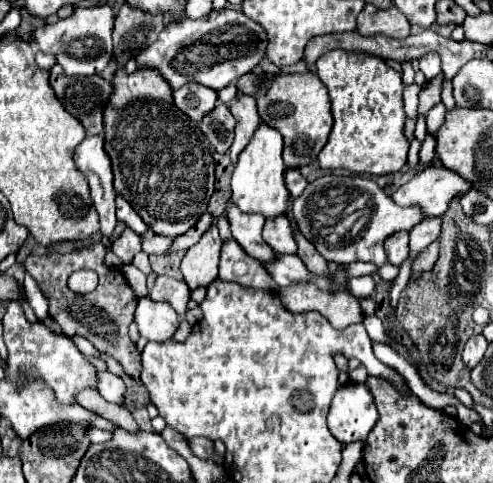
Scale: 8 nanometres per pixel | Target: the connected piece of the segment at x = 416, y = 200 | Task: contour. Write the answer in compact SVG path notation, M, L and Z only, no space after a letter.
M444 166L426 168L410 182L392 192L392 200L398 206L418 206L428 218L446 212L450 198L468 192L472 186L462 176L446 170Z

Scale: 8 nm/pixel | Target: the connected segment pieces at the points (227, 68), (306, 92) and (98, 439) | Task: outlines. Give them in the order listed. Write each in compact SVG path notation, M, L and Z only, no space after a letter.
M224 8L212 10L208 16L198 20L182 20L178 26L166 26L158 40L138 54L138 68L156 70L172 90L184 86L186 82L198 82L212 90L220 90L230 82L242 78L250 70L254 70L266 58L268 36L266 30L250 20L242 10Z
M314 72L280 74L272 80L266 92L256 98L256 104L260 120L284 136L284 164L288 168L312 164L326 146L332 130L330 98L322 80Z
M88 428L88 430L86 430L86 436L89 437L92 443L105 443L111 440L110 431L98 428Z

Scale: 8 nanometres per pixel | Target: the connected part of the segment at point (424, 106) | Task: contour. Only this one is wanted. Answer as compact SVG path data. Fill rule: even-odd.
M438 74L436 78L428 80L428 86L426 86L426 88L420 90L420 106L418 106L418 114L426 114L434 104L440 102L442 80L444 80L444 74Z

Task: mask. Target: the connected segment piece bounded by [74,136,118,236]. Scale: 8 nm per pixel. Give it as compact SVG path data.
M88 136L74 150L74 162L78 170L88 178L92 202L100 214L100 234L112 236L116 228L114 198L116 190L112 188L112 162L104 150L104 136Z

